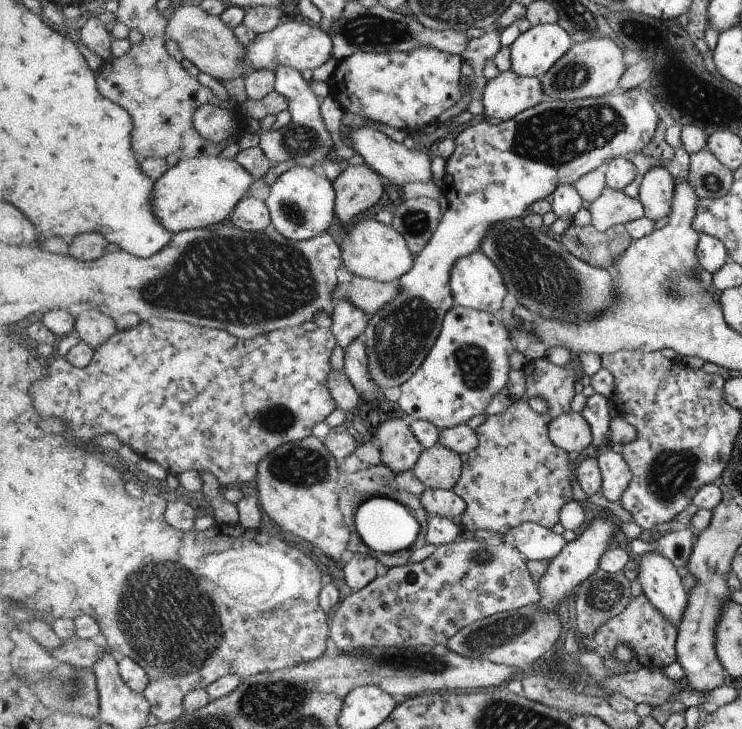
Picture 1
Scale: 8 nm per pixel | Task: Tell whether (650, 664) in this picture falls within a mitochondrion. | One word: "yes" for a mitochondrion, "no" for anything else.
no

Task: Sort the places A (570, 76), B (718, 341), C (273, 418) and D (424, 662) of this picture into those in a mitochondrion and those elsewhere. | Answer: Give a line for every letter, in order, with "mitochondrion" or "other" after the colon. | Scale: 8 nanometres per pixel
A: mitochondrion
B: other
C: mitochondrion
D: mitochondrion

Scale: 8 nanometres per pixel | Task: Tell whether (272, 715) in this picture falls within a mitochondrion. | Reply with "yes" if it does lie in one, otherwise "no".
yes

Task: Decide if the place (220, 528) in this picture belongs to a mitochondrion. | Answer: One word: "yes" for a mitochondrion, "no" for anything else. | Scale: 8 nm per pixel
no

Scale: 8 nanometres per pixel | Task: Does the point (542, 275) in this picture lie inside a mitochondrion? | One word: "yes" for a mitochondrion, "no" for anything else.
yes

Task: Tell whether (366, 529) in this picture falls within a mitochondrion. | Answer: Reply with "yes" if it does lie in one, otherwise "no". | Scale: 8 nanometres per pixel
no

